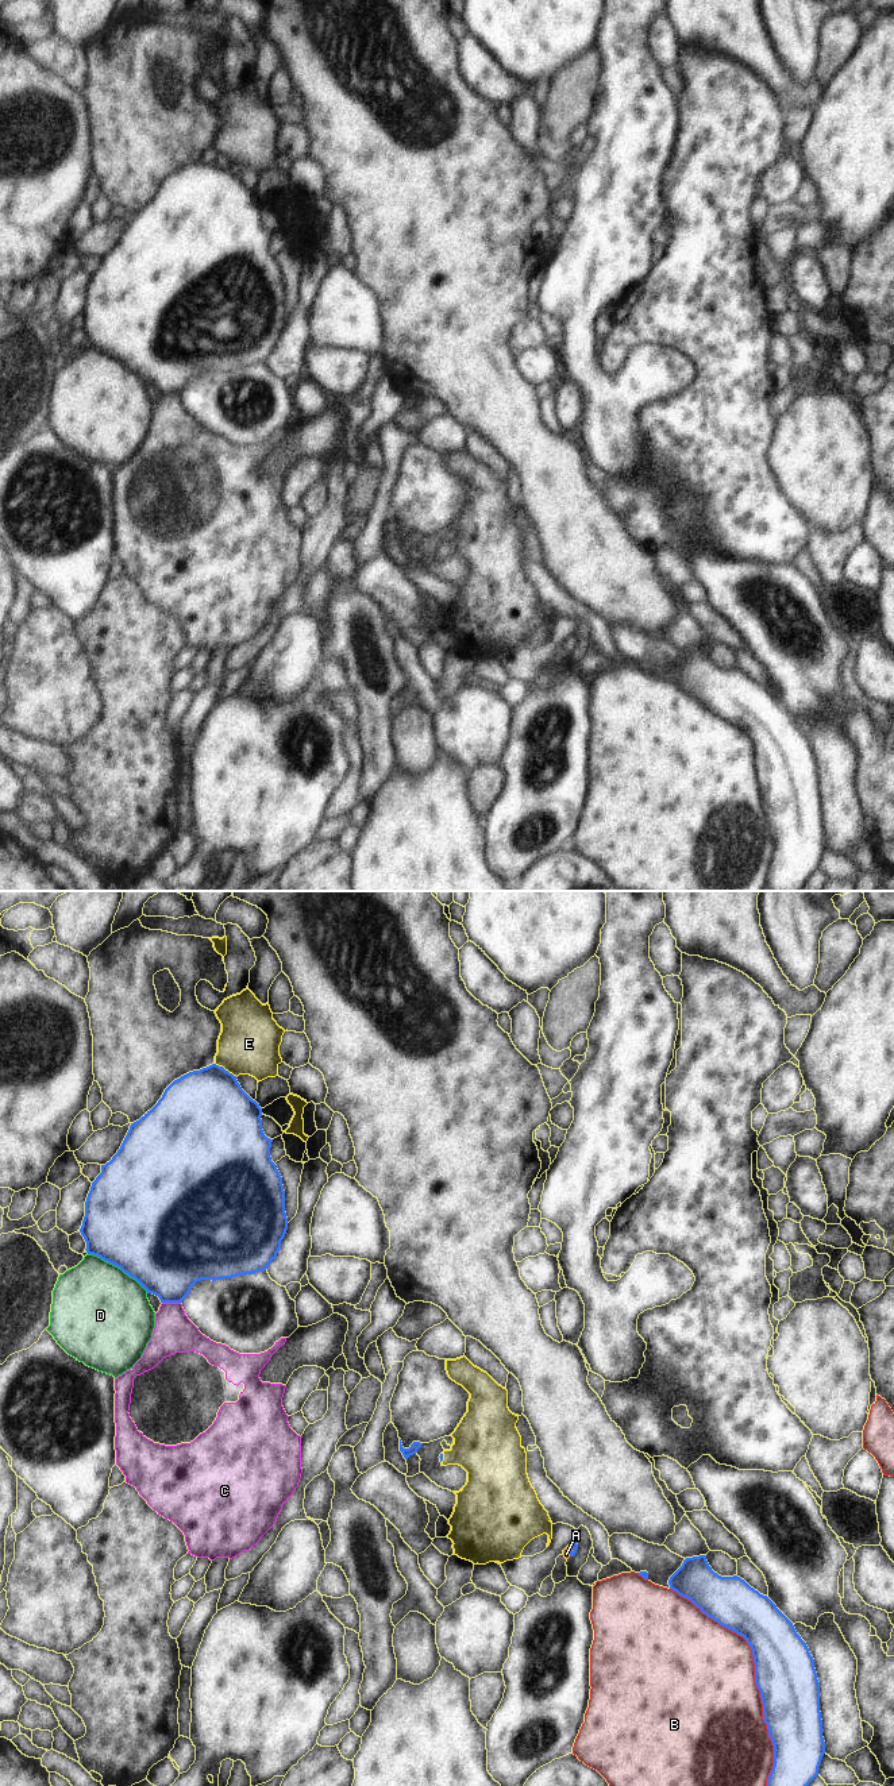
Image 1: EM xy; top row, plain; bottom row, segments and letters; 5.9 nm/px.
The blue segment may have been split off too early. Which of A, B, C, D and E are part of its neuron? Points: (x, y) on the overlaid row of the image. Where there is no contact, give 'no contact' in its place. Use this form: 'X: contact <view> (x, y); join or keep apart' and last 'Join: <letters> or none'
A: contact xy (567, 1551); join
B: contact xy (755, 1675); keep apart
C: contact xy (172, 1302); keep apart
D: contact xy (118, 1266); keep apart
E: contact xy (224, 1069); keep apart
Join: A

